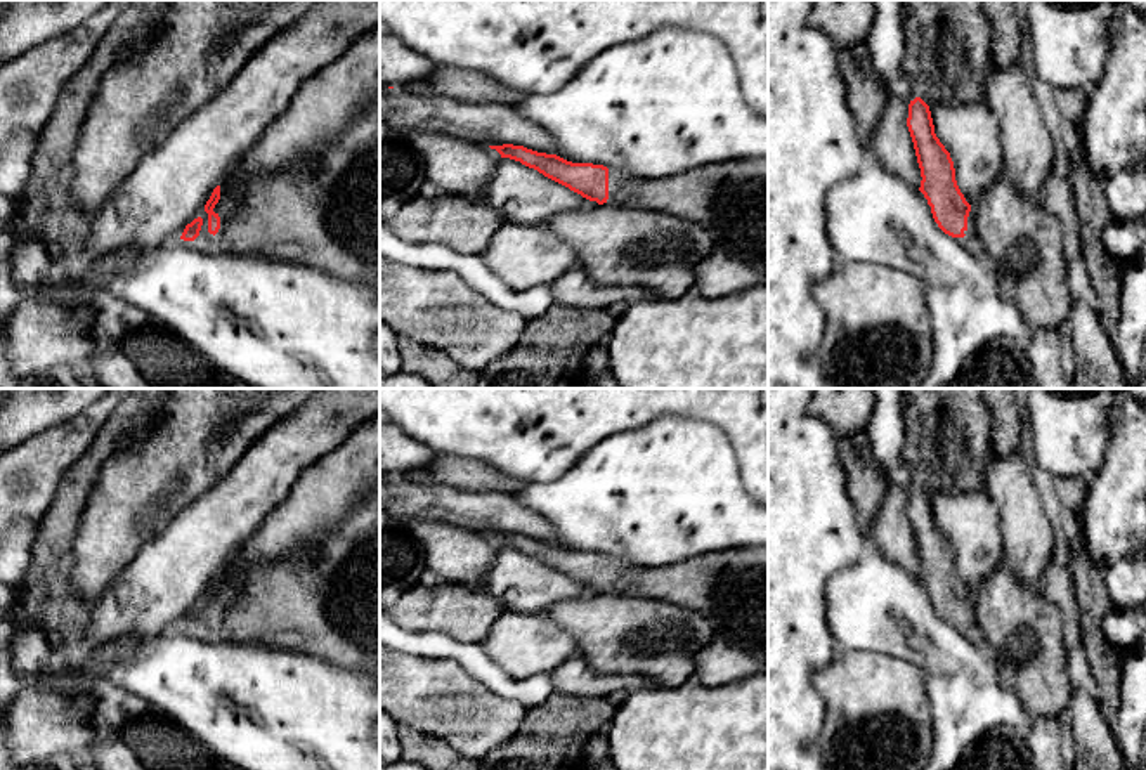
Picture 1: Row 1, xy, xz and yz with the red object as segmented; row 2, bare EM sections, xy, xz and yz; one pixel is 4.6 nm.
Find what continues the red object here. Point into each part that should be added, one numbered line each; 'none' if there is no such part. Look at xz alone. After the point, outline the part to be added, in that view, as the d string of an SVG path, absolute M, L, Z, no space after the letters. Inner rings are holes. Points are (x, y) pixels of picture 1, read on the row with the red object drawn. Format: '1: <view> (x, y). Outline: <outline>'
1: xz (730, 198). Outline: M768 158L709 163L661 179L609 168L603 206L624 205L695 220L714 234L718 251L768 276Z

